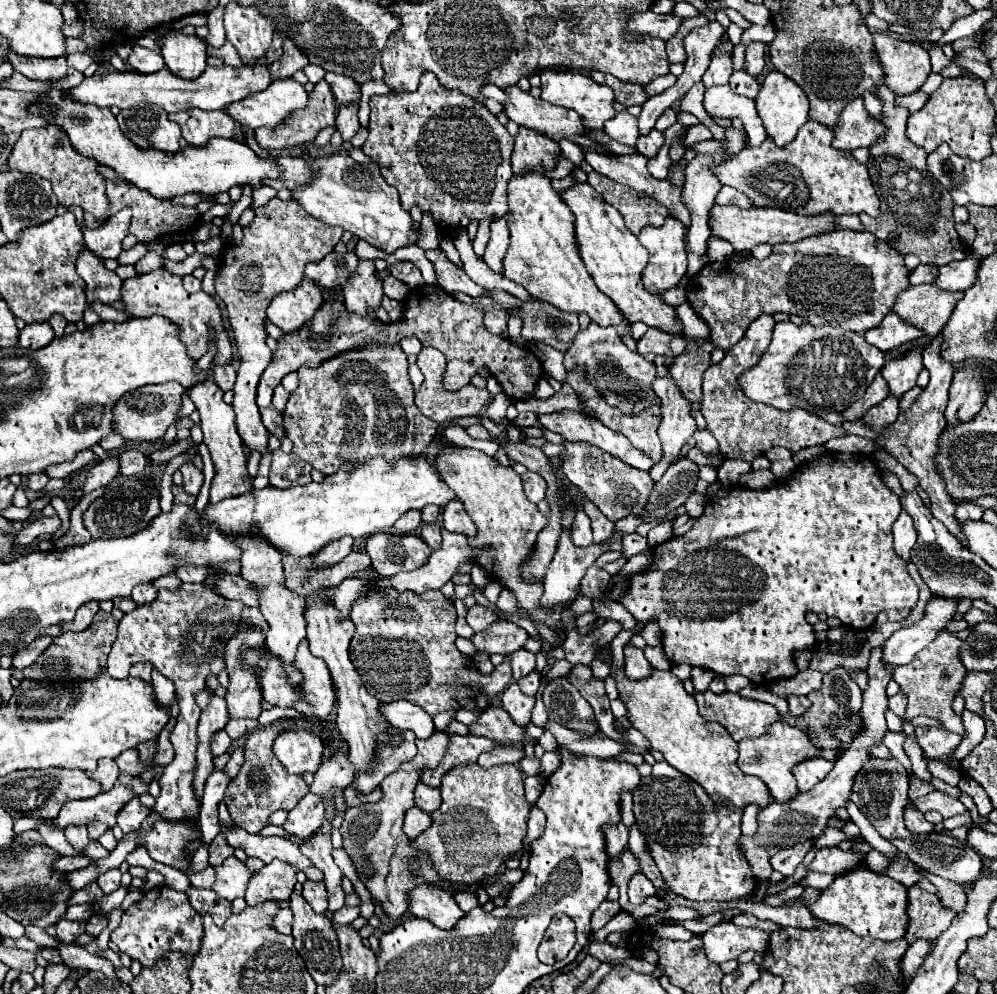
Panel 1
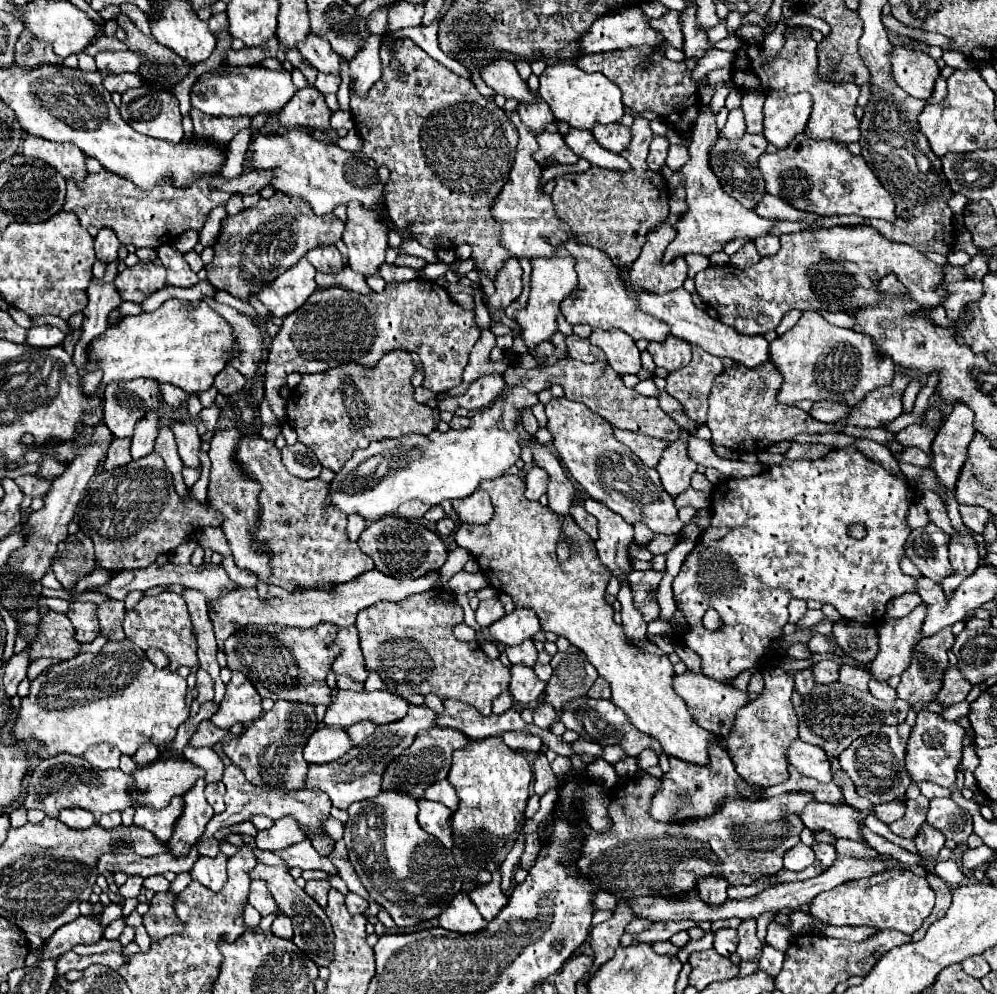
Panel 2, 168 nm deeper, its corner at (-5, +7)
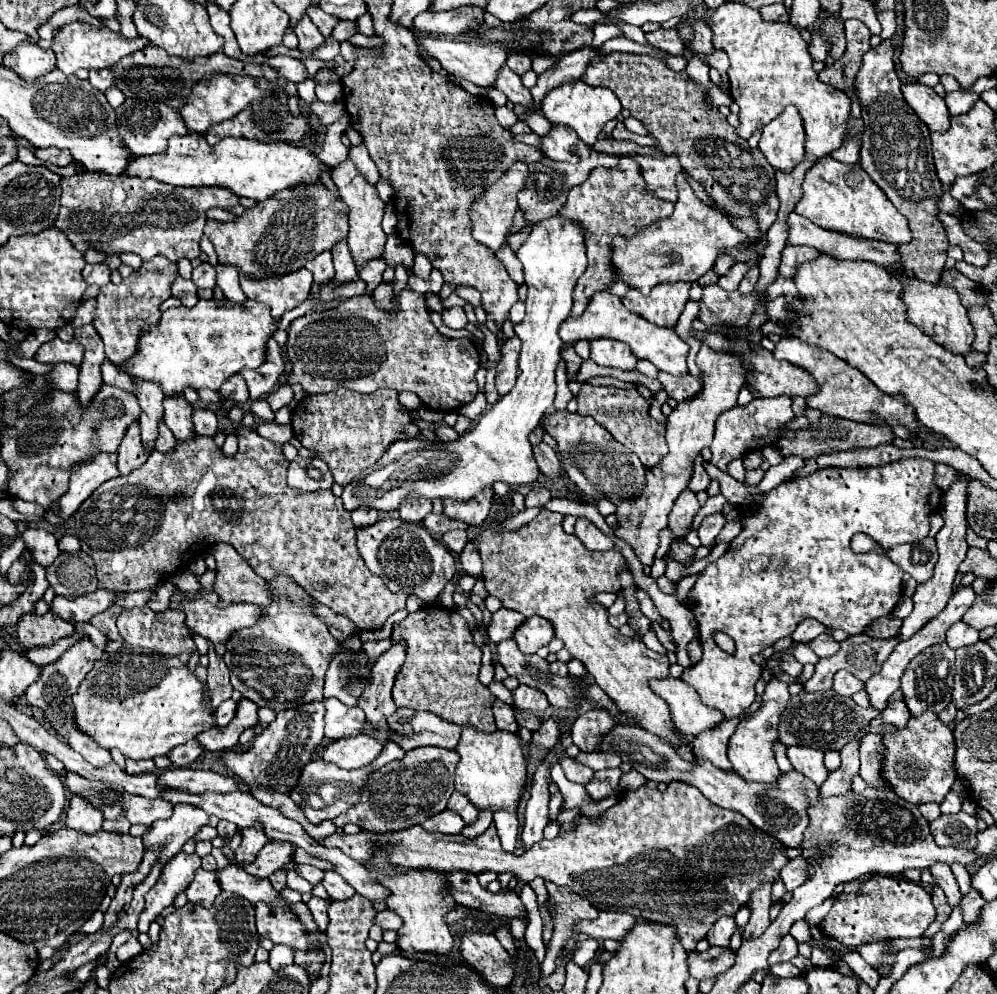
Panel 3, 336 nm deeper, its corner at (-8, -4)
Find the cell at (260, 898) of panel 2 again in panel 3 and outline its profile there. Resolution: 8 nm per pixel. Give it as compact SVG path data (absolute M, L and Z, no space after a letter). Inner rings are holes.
M258 902L256 906L256 928L258 934L262 938L270 938L274 944L286 944L292 946L296 950L294 962L308 966L308 974L310 976L318 976L324 958L320 958L320 962L316 962L316 954L312 954L308 950L308 940L306 940L306 928L298 922L296 916L292 916L284 904L264 904ZM312 964L312 968L310 968Z

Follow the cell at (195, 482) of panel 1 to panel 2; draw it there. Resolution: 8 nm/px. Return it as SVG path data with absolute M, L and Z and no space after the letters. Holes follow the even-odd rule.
M171 423L171 431L175 435L177 447L179 447L179 457L183 459L185 467L199 467L199 447L201 447L201 437L197 433L197 427L191 423Z

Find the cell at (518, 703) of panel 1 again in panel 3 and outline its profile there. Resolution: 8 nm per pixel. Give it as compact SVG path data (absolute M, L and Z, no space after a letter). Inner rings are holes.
M520 684L516 690L512 690L512 698L514 698L514 708L520 712L542 714L550 706L548 698L542 690L530 688L526 684Z

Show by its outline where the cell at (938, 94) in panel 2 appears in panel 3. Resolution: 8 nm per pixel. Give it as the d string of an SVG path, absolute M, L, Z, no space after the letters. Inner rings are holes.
M958 90L958 92L946 92L946 96L944 96L946 106L948 106L948 110L950 110L952 116L968 112L972 108L972 102L976 102L976 98L980 98L980 96L972 94L972 92L962 92L962 90Z

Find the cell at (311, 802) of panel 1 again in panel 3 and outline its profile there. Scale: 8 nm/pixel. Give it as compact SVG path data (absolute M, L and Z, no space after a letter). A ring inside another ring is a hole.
M272 840L272 842L268 842L268 844L260 850L256 862L244 866L244 870L248 870L252 876L268 878L268 876L272 876L276 870L280 870L280 868L284 868L286 864L290 864L292 858L294 858L294 852L296 852L296 844Z

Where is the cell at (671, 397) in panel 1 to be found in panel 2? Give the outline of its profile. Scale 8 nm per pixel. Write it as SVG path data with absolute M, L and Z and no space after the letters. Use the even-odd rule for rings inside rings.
M681 429L681 437L677 441L673 441L663 457L661 457L661 463L657 465L657 473L661 475L661 483L663 483L663 489L675 499L679 497L681 493L685 493L689 489L689 481L691 481L691 475L695 473L697 469L697 463L693 463L689 457L687 457L687 441L689 441L689 433Z

